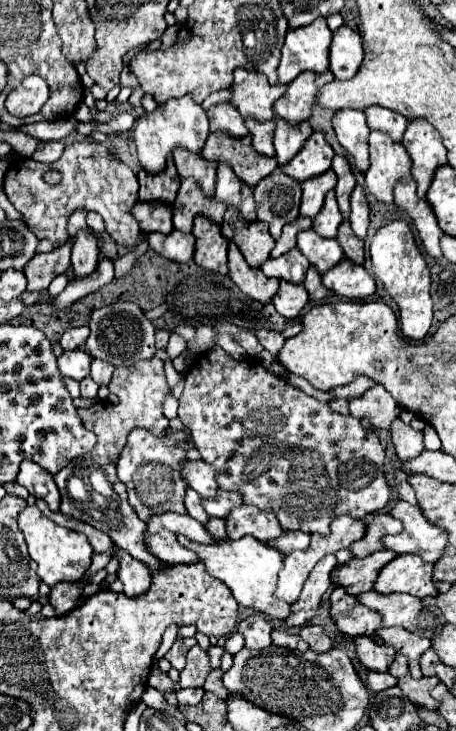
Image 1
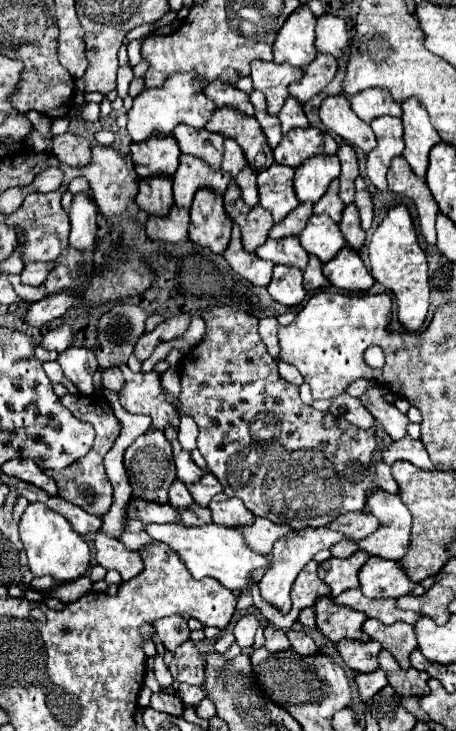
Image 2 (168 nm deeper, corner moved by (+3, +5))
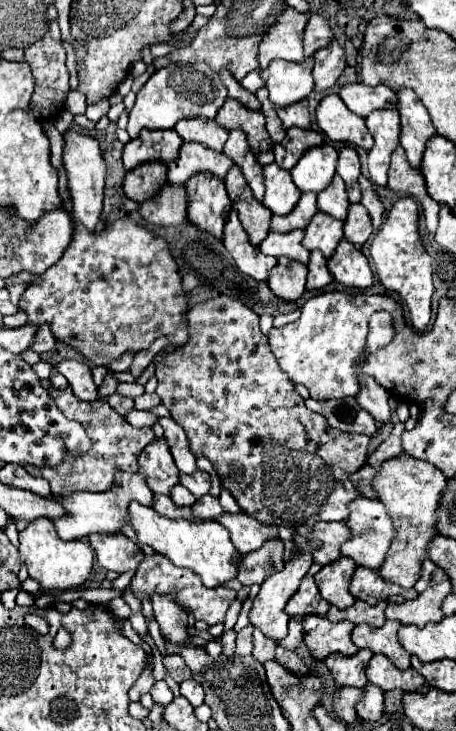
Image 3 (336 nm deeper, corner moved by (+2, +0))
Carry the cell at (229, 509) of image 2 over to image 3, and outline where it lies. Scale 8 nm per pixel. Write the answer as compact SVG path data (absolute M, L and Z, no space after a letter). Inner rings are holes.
M212 495L202 497L202 501L196 501L192 505L192 511L194 511L196 517L200 517L204 521L216 521L220 515L224 515L224 509L220 507L218 499L212 497Z

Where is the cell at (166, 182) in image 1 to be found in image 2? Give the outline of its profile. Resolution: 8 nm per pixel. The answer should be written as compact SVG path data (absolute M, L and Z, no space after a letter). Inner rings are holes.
M151 136L145 144L131 144L131 158L139 178L149 178L157 174L173 176L179 166L177 140L173 136Z

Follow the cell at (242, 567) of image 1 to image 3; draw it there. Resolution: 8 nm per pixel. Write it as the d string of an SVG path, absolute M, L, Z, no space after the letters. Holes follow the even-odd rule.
M132 501L128 509L132 515L132 529L136 531L138 541L150 545L156 553L168 557L174 565L190 569L196 575L200 575L206 587L220 587L222 583L238 577L238 563L242 555L232 545L228 529L224 529L220 523L216 521L190 523L186 519L166 519L152 507L138 505L136 501Z

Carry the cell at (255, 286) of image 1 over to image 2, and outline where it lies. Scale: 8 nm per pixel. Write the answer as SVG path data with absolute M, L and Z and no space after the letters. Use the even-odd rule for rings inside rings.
M233 224L233 234L231 234L231 242L225 250L225 260L231 264L231 268L241 274L243 278L247 278L251 284L255 286L267 286L273 274L273 266L267 260L261 260L257 254L245 252L243 244L241 244L241 232L239 226Z

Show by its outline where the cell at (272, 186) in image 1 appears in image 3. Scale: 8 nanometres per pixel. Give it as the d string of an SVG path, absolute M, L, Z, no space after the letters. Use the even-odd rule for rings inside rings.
M276 163L264 167L264 185L266 193L262 203L276 215L288 215L302 195L292 183L290 171L278 167Z

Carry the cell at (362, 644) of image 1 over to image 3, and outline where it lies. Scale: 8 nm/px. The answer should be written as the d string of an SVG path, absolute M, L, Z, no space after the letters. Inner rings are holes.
M360 649L356 655L346 657L346 655L338 655L332 653L330 657L326 657L326 665L332 671L336 683L340 687L344 685L352 685L352 687L362 687L368 683L366 677L366 667L372 659L372 651L370 649Z

